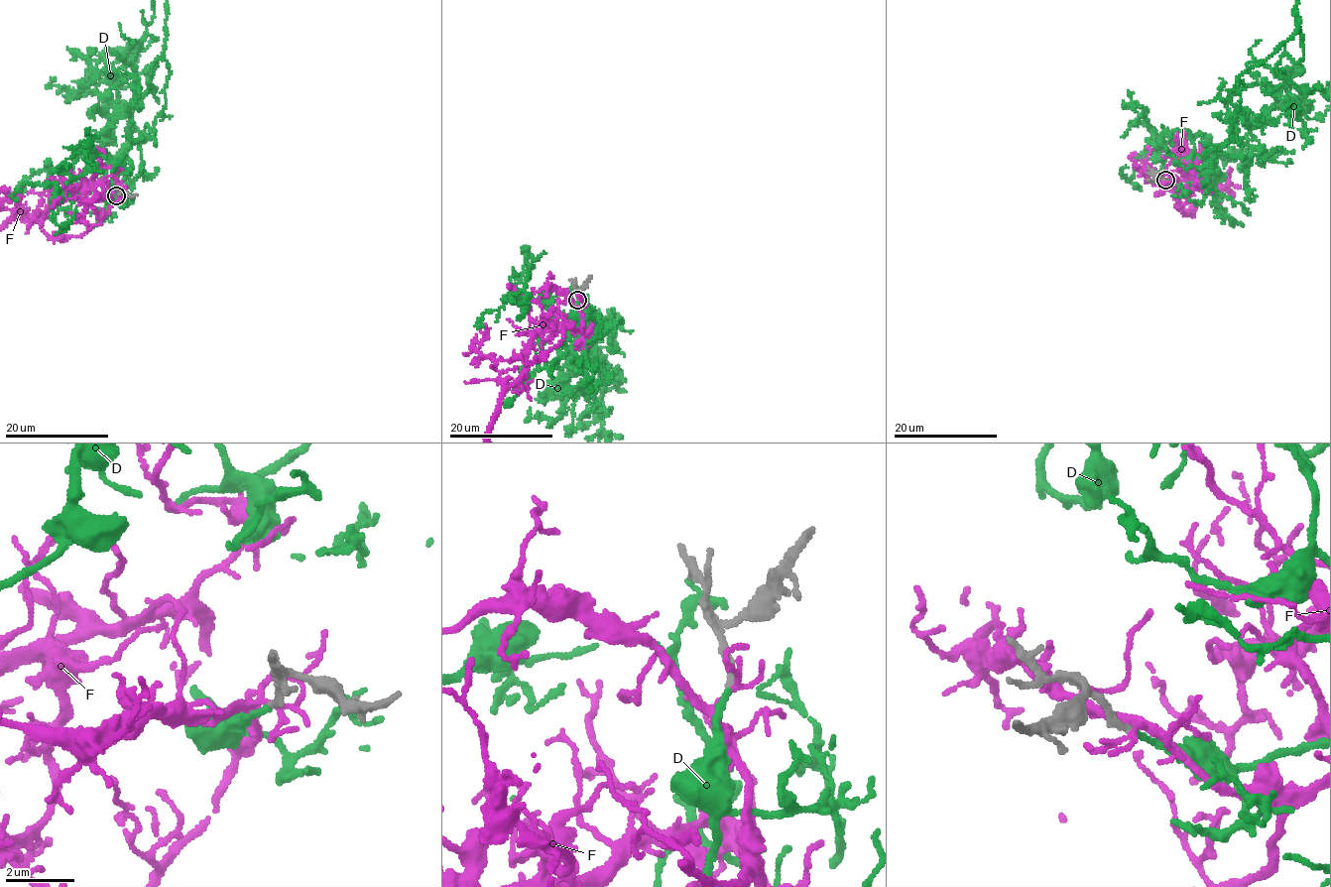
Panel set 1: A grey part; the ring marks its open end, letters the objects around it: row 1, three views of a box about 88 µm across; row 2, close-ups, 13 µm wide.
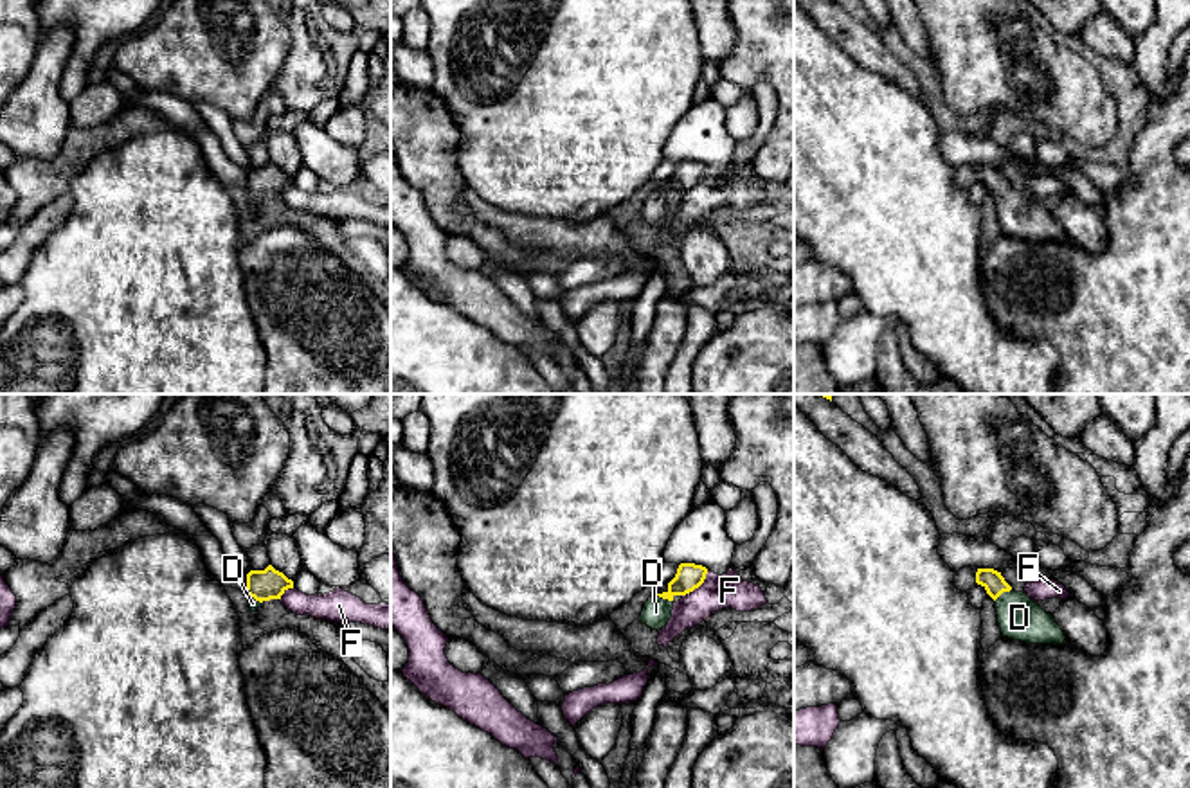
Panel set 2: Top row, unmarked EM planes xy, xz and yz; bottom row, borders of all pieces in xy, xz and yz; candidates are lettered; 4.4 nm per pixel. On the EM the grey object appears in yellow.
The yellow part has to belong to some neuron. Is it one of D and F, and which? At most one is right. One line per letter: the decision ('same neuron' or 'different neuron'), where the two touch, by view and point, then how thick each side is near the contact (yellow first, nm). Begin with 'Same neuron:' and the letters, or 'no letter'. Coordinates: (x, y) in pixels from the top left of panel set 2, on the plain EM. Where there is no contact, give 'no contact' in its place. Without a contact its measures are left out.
Same neuron: D
D: same neuron | xz (665, 195) | 120/130 nm
F: different neuron | xz (697, 184) | 120/160 nm

